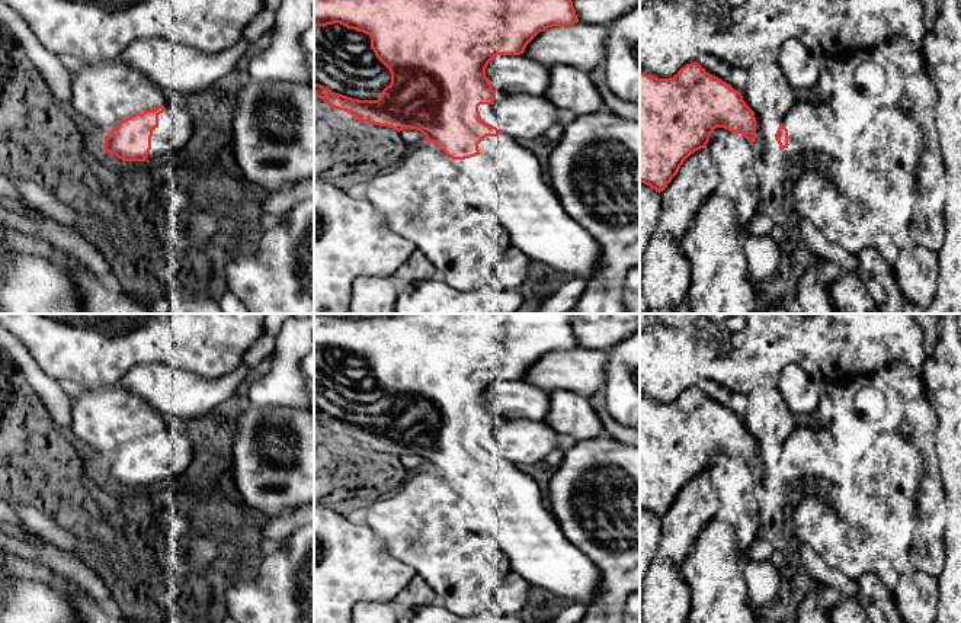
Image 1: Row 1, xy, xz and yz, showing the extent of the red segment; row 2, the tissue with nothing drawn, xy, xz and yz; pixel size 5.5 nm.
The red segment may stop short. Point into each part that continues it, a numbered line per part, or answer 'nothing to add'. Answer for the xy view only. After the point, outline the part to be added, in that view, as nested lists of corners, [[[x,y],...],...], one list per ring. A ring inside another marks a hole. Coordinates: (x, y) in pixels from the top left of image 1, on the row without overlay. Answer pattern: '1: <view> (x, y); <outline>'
1: xy (178, 453); [[[173,427],[164,428],[164,433],[170,436],[170,440],[158,446],[158,460],[164,463],[166,473],[183,478],[193,468],[198,449],[189,436]]]

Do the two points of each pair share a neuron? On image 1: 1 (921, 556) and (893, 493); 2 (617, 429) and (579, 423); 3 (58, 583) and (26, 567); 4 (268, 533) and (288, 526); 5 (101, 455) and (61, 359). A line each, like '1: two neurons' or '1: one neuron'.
1: two neurons
2: two neurons
3: one neuron
4: one neuron
5: two neurons

